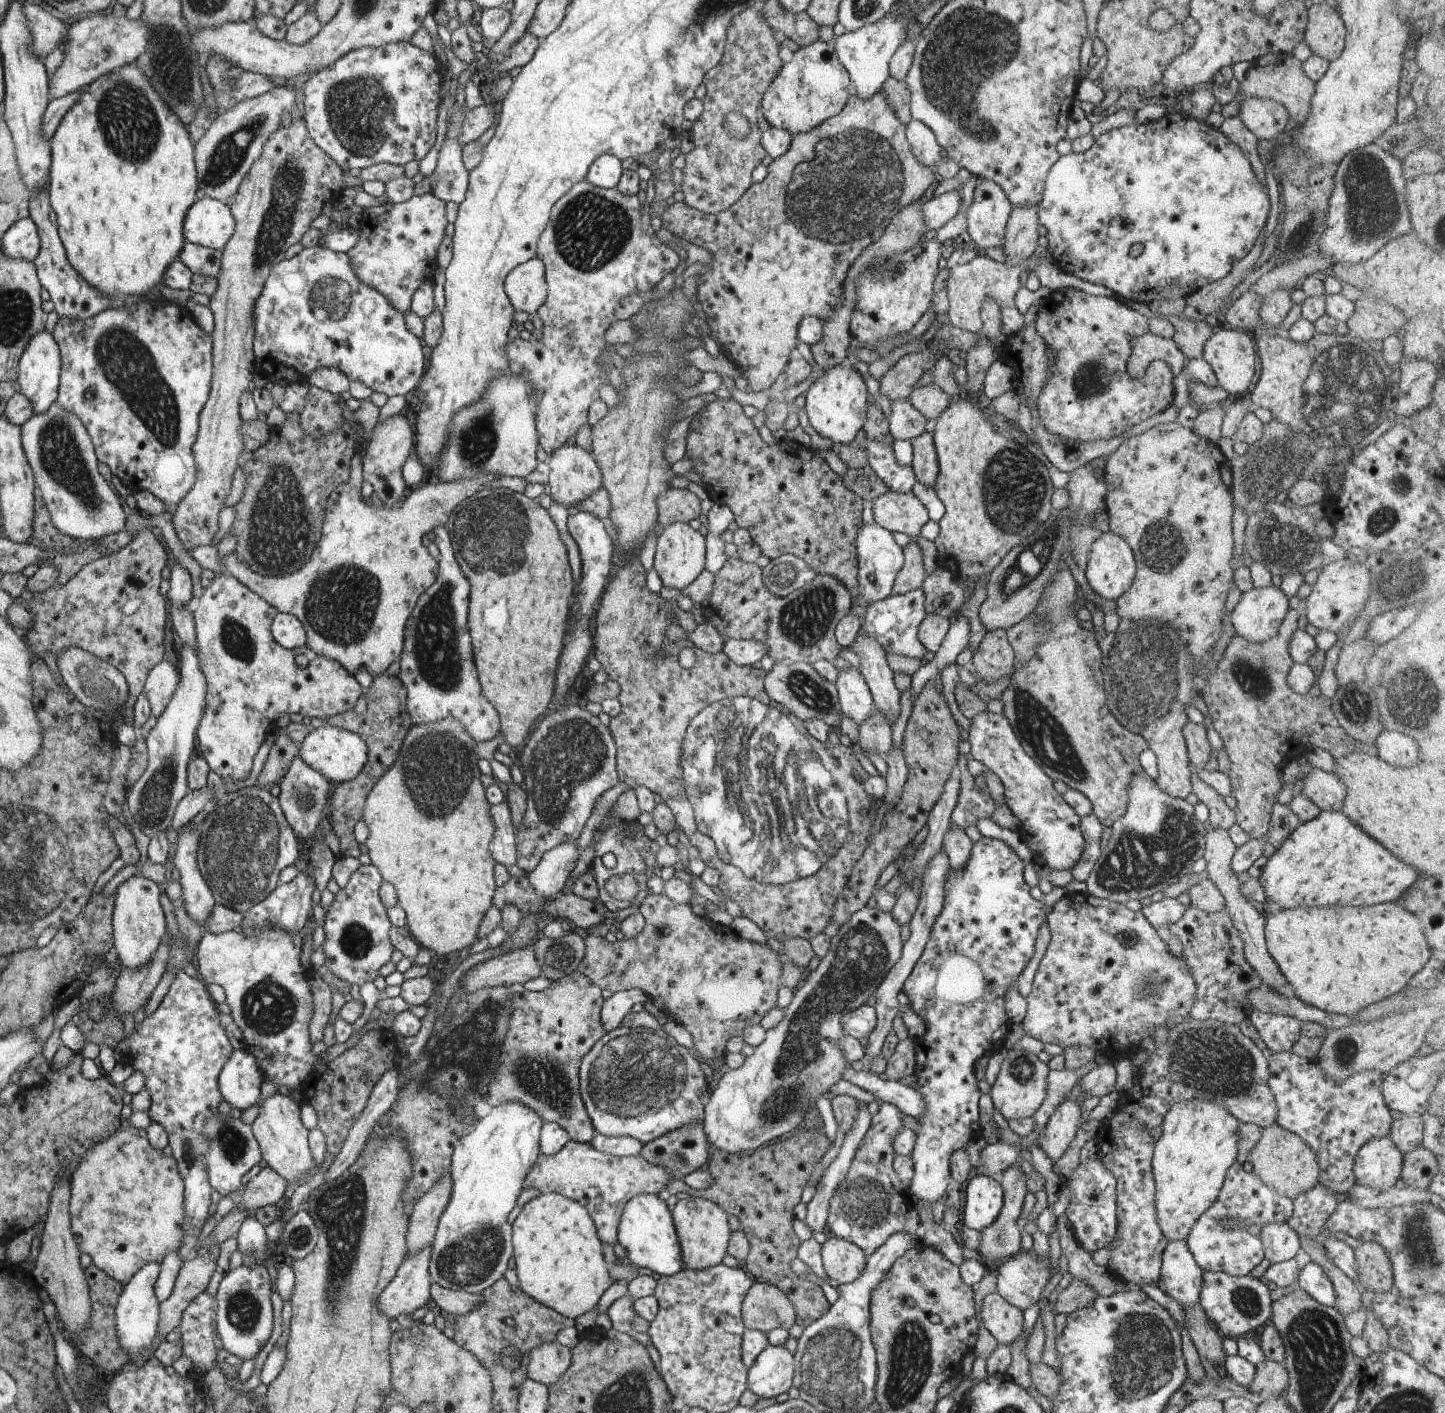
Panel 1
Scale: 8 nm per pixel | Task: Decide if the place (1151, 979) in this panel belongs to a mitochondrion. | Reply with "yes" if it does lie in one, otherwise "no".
yes

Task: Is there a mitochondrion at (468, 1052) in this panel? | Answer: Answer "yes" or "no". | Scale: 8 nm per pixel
yes

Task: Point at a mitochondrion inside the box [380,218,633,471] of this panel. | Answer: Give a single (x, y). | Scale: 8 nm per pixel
(477, 441)

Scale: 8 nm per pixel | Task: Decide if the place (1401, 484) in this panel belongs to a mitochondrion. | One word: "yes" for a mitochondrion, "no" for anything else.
yes

